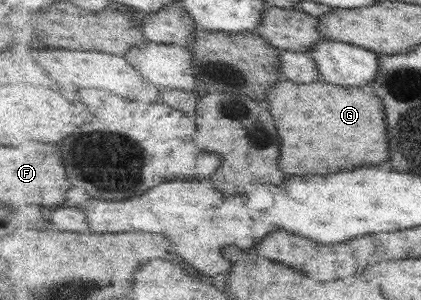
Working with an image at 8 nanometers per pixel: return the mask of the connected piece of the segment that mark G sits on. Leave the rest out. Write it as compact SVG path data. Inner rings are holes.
M281 80L271 90L269 102L283 140L279 162L287 174L315 174L319 168L325 176L357 166L377 166L391 156L383 102L367 88L343 88L323 80L312 84ZM323 124L329 128L323 128Z

